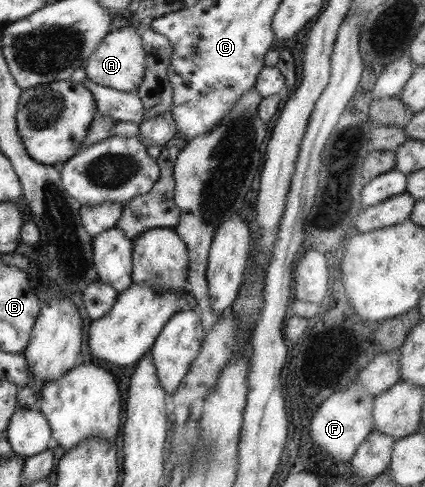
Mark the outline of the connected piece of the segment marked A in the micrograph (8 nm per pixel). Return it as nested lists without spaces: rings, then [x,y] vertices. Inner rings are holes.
[[[130,26],[111,28],[92,51],[92,55],[86,59],[83,69],[85,79],[92,80],[98,85],[123,92],[136,92],[145,69],[144,49],[137,29]]]

